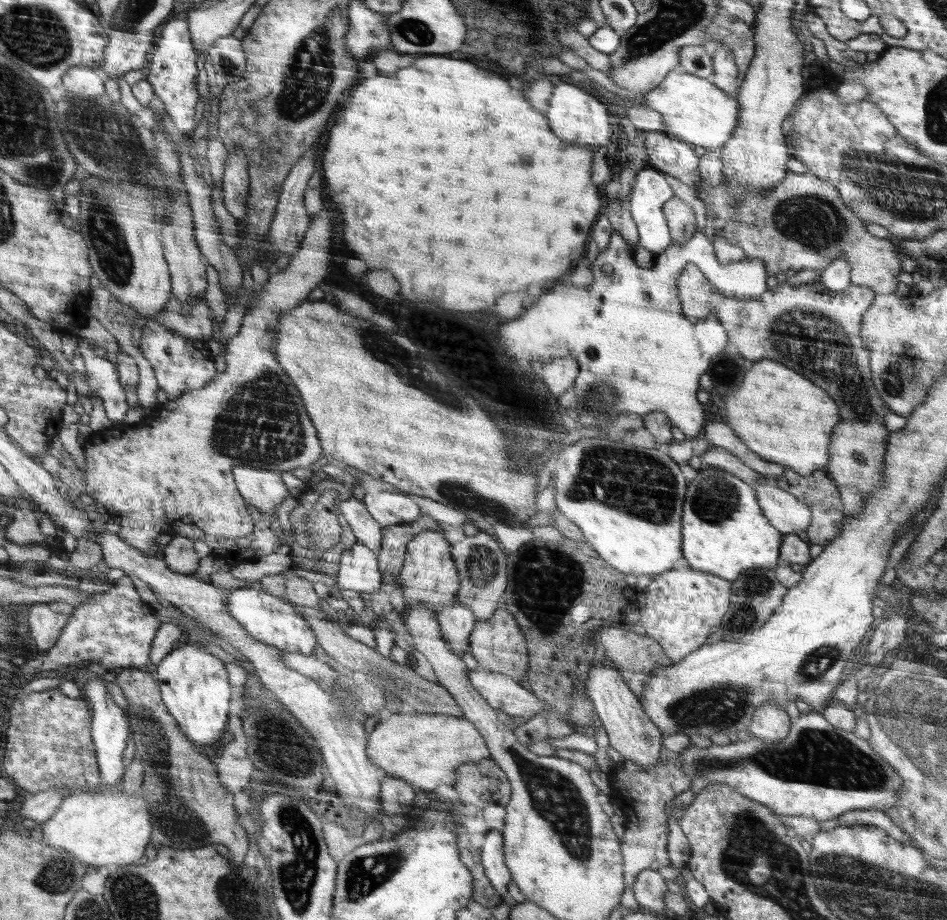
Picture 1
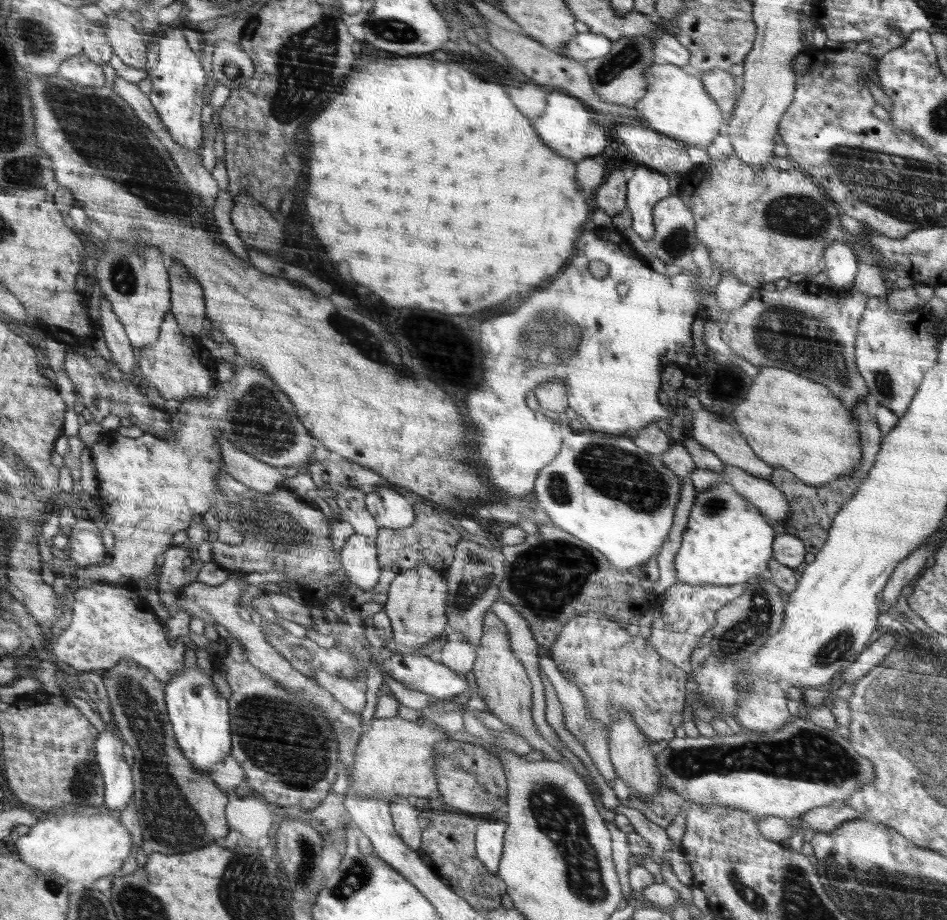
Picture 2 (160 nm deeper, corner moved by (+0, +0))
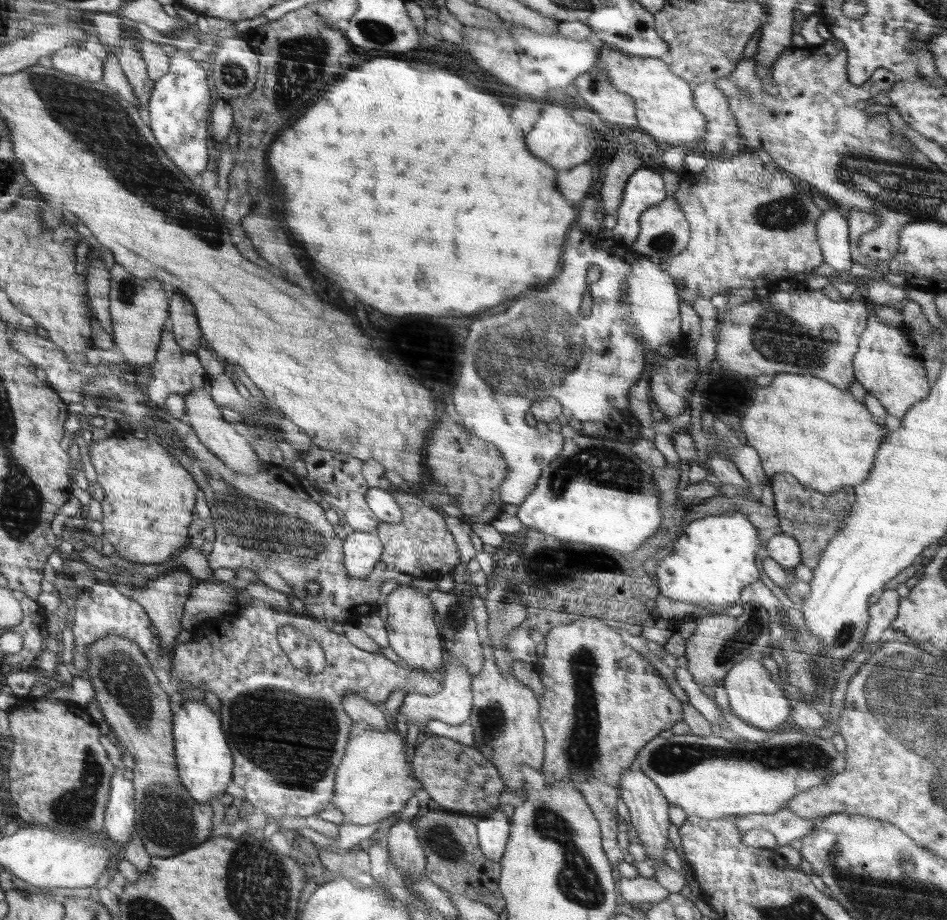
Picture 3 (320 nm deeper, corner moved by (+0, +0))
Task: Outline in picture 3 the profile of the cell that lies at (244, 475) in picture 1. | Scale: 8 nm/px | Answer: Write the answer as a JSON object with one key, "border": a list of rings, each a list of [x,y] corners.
{"border":[[[208,388],[191,390],[186,396],[184,396],[186,412],[184,419],[191,425],[200,439],[200,442],[214,453],[217,457],[220,457],[229,467],[236,468],[241,473],[247,475],[255,475],[259,473],[262,460],[260,460],[253,448],[253,446],[247,442],[240,434],[236,433],[231,422],[228,422],[222,416],[222,410],[217,405]]]}

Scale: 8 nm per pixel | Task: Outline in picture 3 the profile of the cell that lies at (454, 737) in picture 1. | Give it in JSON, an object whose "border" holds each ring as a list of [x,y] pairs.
{"border":[[[391,725],[389,730],[363,728],[351,738],[347,754],[344,755],[343,763],[335,776],[335,797],[332,799],[332,806],[344,814],[344,823],[378,824],[384,818],[402,810],[406,802],[414,796],[414,792],[424,788],[422,782],[418,782],[416,776],[412,776],[413,768],[410,768],[410,762],[404,754],[404,743],[408,743],[408,740],[405,738],[405,742],[402,742],[400,735],[402,734],[398,734],[398,729]]]}

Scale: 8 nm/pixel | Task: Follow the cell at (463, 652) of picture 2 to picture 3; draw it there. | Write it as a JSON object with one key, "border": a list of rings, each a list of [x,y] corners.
{"border":[[[446,655],[444,657],[446,662],[446,669],[442,674],[444,688],[432,695],[421,695],[420,693],[410,693],[404,697],[402,704],[398,708],[398,717],[418,722],[423,725],[429,720],[438,720],[451,726],[458,726],[469,721],[472,708],[474,707],[474,693],[471,691],[471,677],[466,671],[466,667],[462,667],[462,663],[452,657]]]}

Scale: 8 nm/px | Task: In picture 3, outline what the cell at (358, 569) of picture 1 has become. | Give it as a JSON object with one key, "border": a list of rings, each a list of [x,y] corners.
{"border":[[[377,529],[370,532],[354,531],[344,534],[344,564],[351,577],[367,578],[381,560],[383,544]]]}

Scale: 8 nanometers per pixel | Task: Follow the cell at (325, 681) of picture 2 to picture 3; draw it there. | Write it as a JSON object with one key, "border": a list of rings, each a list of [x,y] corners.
{"border":[[[357,694],[345,696],[344,708],[348,716],[351,716],[362,729],[389,730],[389,727],[393,725],[392,720],[380,712],[376,705]]]}

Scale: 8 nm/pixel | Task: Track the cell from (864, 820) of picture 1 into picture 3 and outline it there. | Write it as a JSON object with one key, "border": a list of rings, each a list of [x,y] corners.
{"border":[[[787,808],[775,813],[750,813],[734,815],[734,826],[743,833],[753,828],[763,828],[771,832],[778,846],[788,845],[791,840],[807,835],[815,827],[815,818],[802,818]]]}

